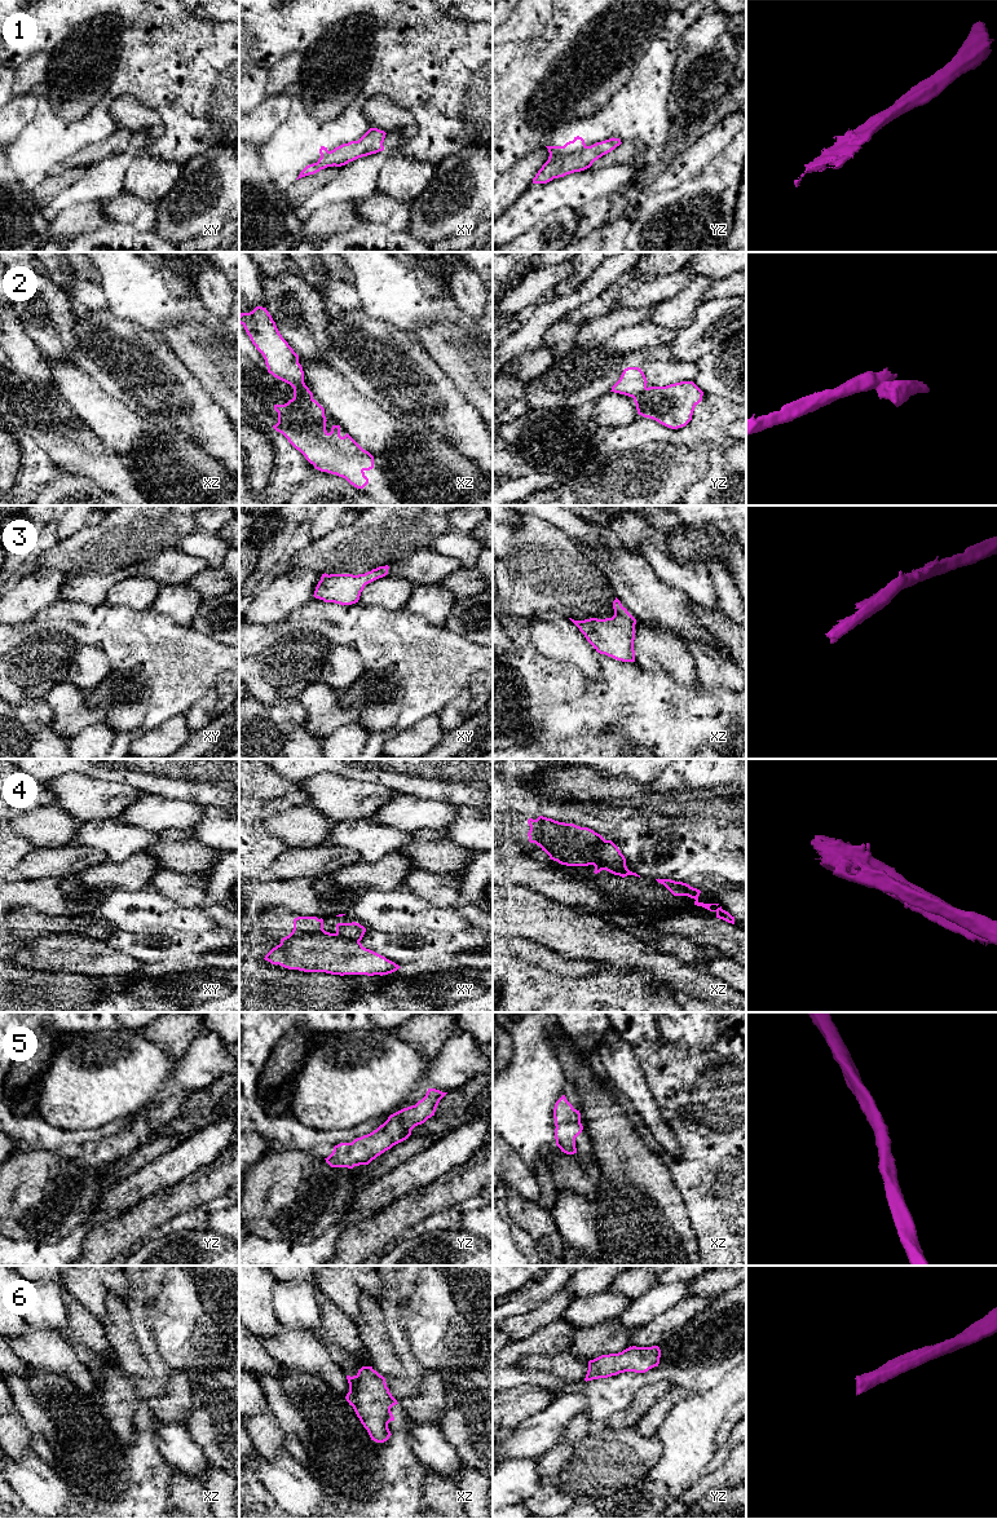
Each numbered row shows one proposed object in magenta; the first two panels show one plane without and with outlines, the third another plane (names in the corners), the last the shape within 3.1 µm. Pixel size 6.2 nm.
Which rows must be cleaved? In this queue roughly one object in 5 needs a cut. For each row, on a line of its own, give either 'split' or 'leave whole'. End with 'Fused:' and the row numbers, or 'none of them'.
1: leave whole
2: split
3: leave whole
4: split
5: leave whole
6: leave whole
Fused: 2, 4

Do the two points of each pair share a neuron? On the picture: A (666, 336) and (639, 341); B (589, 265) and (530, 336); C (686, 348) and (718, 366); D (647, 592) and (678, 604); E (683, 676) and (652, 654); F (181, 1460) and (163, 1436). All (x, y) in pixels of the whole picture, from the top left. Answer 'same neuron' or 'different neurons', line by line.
A: same neuron
B: different neurons
C: different neurons
D: same neuron
E: same neuron
F: same neuron

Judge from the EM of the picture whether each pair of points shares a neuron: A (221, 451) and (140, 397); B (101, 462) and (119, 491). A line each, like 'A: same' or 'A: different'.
A: same
B: same

